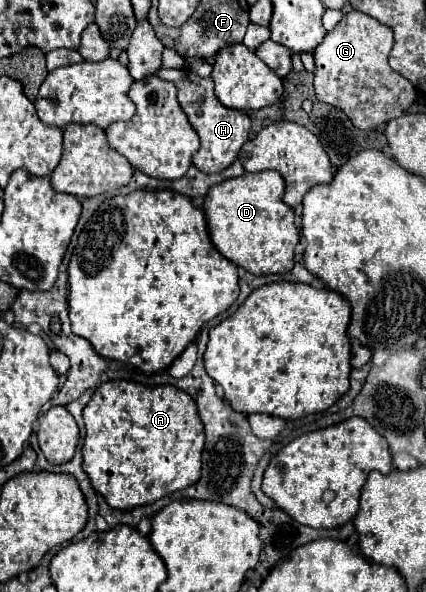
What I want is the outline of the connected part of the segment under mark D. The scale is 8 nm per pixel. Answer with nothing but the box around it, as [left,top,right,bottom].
[203,172,299,276]

